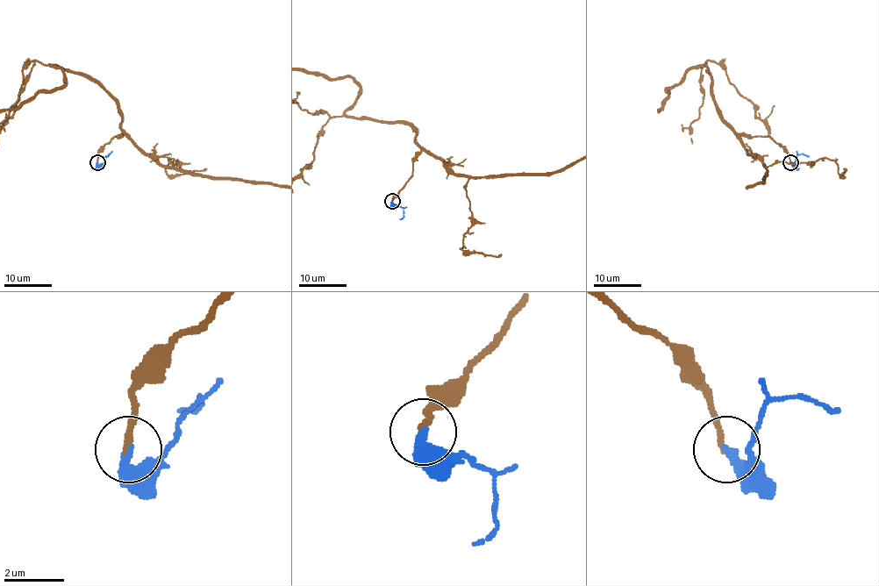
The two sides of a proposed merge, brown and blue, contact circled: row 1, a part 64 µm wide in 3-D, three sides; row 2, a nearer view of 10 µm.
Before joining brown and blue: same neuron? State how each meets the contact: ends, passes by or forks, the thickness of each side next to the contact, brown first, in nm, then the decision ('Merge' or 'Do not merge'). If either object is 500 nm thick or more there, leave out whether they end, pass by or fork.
At the ring brown ends. At the ring blue ends. Thickness 170 nm (brown) against 360 nm. Merge

